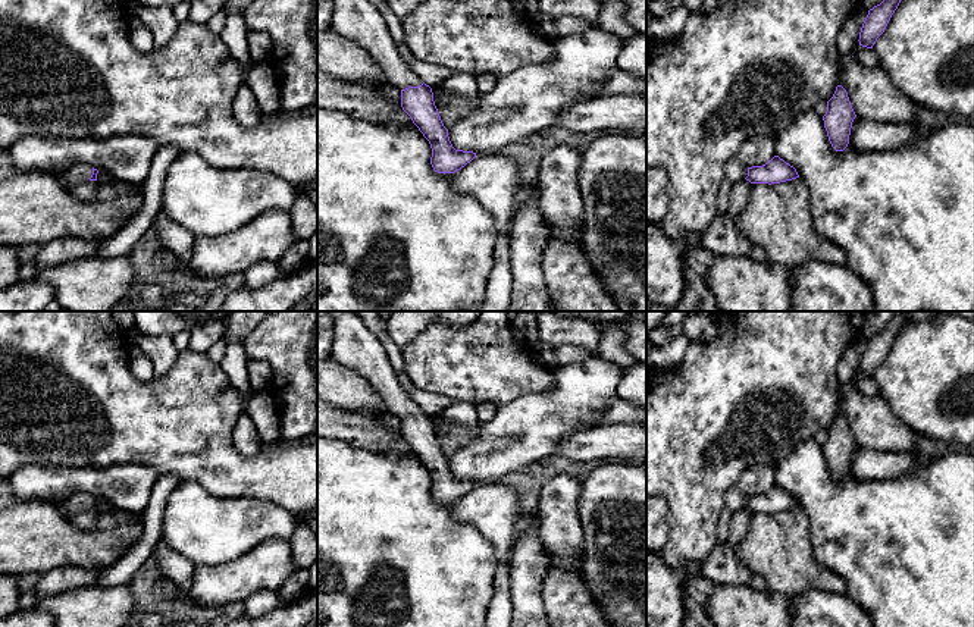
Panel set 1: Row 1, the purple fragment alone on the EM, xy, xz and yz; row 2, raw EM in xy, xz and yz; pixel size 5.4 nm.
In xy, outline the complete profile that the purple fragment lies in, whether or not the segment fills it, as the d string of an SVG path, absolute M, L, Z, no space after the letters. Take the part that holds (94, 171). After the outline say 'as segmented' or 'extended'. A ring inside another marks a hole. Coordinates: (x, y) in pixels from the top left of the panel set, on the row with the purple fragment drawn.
M73 164L62 170L62 184L68 188L88 181L97 181L98 170L88 164Z; extended

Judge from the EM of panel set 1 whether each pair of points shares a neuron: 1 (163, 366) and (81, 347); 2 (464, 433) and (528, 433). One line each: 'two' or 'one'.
1: two
2: two

